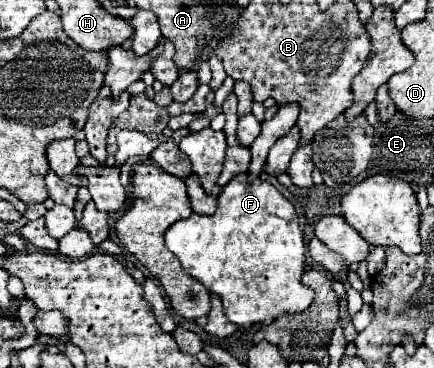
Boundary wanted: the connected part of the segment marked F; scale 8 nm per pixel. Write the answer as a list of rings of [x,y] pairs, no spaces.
[[[248,174],[234,176],[222,188],[216,212],[212,216],[192,214],[190,218],[176,222],[166,230],[164,242],[166,248],[180,260],[186,274],[202,282],[208,292],[220,296],[226,318],[236,326],[250,326],[256,322],[276,320],[284,314],[298,314],[304,312],[314,300],[314,290],[300,282],[306,246],[294,206],[272,184],[260,178],[250,184]]]

